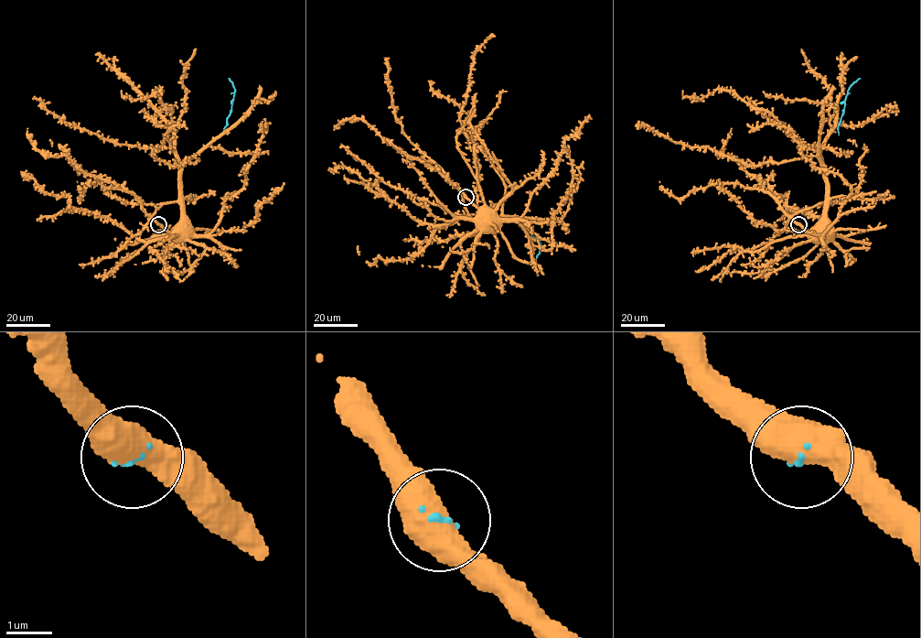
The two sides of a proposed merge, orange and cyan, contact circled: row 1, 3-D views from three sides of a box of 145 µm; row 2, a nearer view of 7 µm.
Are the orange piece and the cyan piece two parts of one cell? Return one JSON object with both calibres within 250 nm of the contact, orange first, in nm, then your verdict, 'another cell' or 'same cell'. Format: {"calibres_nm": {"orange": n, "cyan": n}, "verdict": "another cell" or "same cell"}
{"calibres_nm": {"orange": 600, "cyan": 70}, "verdict": "same cell"}

